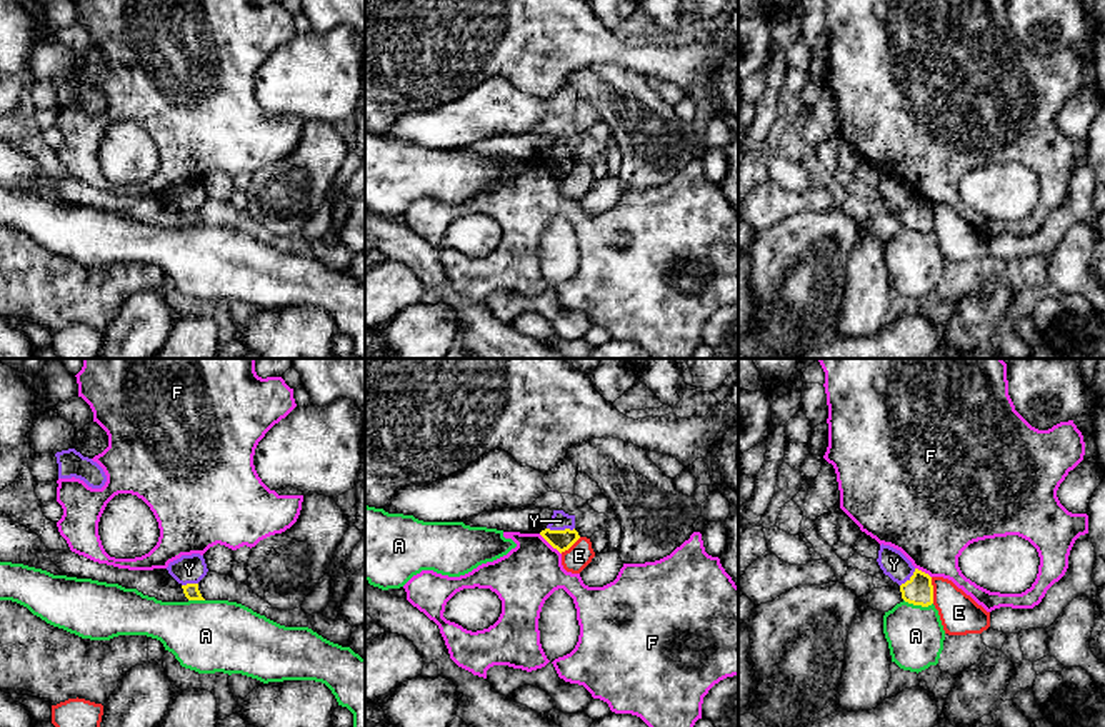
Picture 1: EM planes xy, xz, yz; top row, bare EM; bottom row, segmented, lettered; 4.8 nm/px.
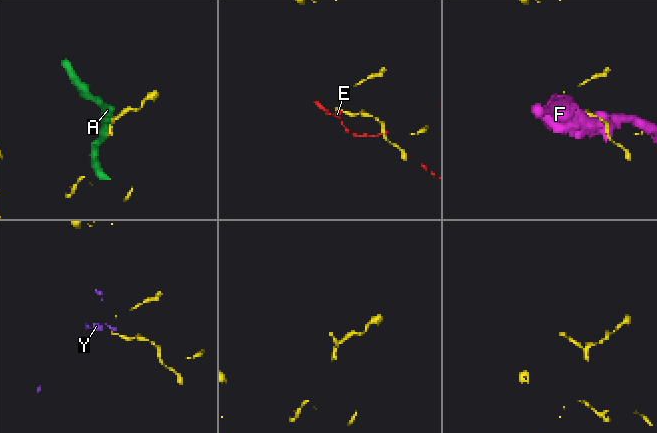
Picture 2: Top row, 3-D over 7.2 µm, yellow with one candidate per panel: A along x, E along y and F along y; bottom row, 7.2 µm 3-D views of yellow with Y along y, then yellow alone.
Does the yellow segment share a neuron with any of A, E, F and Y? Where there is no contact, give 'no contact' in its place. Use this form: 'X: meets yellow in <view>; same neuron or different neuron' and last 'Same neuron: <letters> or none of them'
A: meets yellow in yz; different neuron
E: meets yellow in yz; different neuron
F: meets yellow in xz; different neuron
Y: meets yellow in xz; different neuron
Same neuron: none of them

